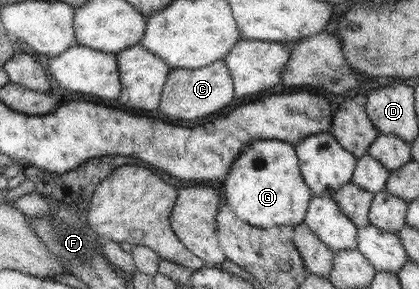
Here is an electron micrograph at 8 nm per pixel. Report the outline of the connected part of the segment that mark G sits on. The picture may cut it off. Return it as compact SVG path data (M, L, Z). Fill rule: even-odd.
M256 140L232 163L224 181L227 205L236 217L259 228L295 226L304 222L313 193L301 175L295 147L284 141Z

